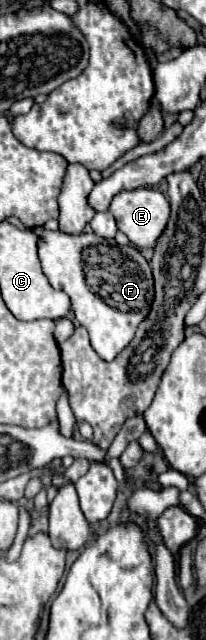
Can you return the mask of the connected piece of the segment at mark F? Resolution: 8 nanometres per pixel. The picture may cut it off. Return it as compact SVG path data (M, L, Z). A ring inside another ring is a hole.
M45 227L31 229L39 237L39 259L43 273L55 289L71 297L71 309L89 331L91 347L105 361L115 359L133 339L137 325L147 317L153 299L153 277L149 261L133 245L117 245L115 239L97 237L93 231L63 235Z

